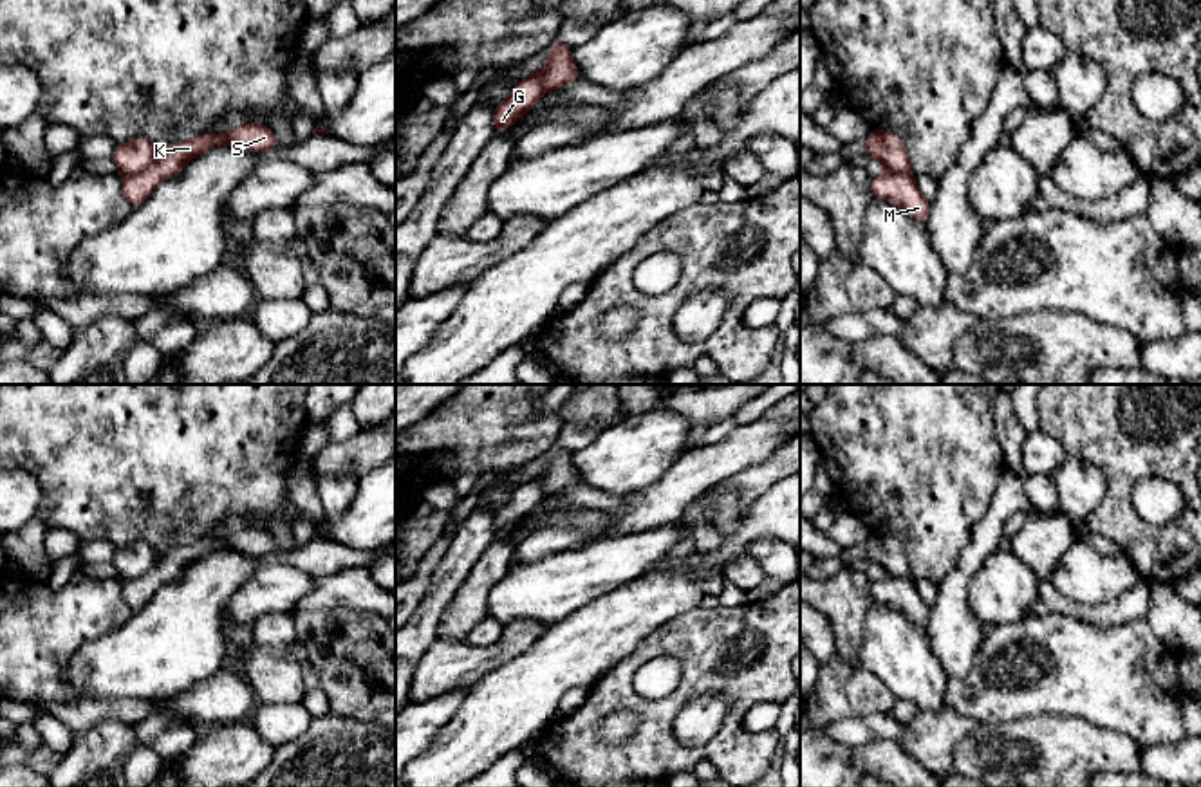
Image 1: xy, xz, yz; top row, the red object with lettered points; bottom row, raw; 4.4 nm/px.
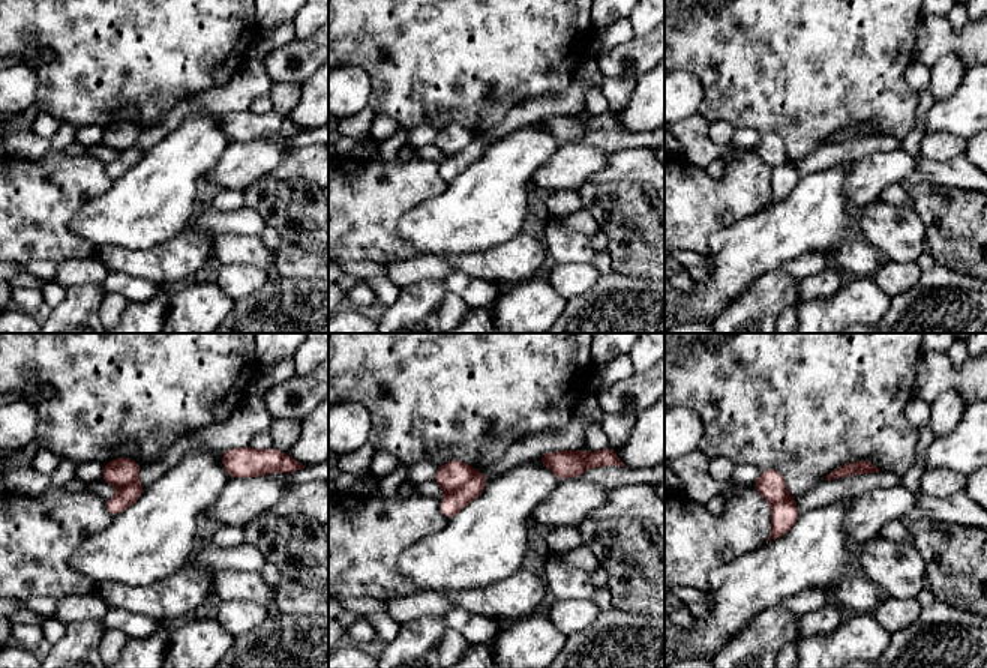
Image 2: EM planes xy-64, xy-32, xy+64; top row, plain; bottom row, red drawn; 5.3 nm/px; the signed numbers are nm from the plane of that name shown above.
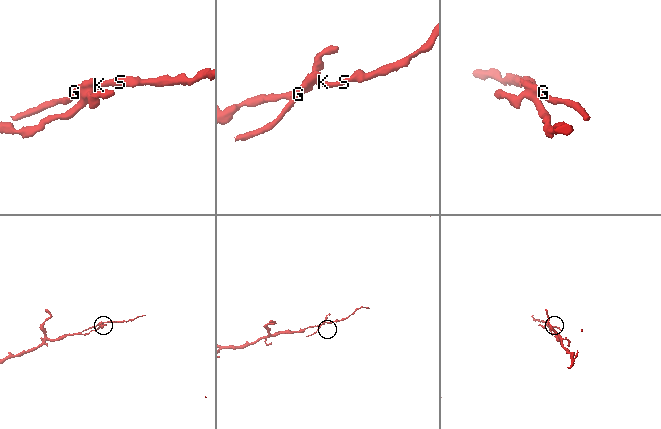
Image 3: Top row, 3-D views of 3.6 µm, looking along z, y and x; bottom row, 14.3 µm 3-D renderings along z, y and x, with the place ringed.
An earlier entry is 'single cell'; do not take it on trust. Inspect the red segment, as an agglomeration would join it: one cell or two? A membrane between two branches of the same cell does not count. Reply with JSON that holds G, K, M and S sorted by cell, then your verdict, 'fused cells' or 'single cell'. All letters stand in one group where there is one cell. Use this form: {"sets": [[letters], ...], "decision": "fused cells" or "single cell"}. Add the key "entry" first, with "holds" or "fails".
{"entry": "fails", "sets": [["G"], ["K", "M", "S"]], "decision": "fused cells"}

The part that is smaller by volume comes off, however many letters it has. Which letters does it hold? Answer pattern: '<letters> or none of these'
G

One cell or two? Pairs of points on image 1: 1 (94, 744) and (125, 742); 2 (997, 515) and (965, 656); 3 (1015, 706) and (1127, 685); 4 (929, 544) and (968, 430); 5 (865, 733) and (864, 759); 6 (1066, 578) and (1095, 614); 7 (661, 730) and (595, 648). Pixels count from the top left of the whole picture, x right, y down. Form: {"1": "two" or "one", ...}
{"1": "one", "2": "one", "3": "one", "4": "one", "5": "two", "6": "two", "7": "two"}

